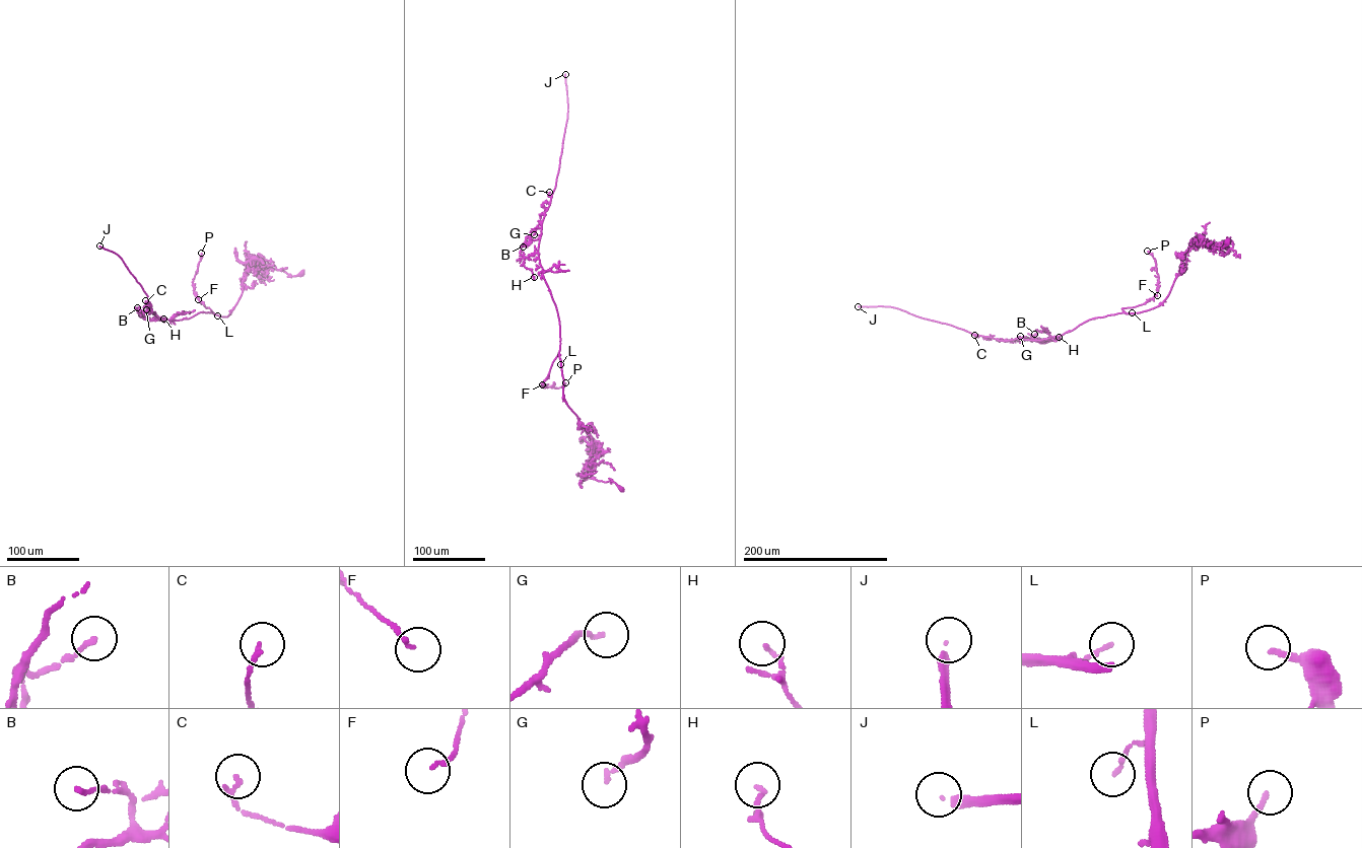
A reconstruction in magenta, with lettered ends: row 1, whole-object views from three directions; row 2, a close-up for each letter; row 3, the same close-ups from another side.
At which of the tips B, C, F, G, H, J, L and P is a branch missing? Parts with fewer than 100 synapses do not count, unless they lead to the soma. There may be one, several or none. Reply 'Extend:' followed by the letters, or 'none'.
Extend: J

